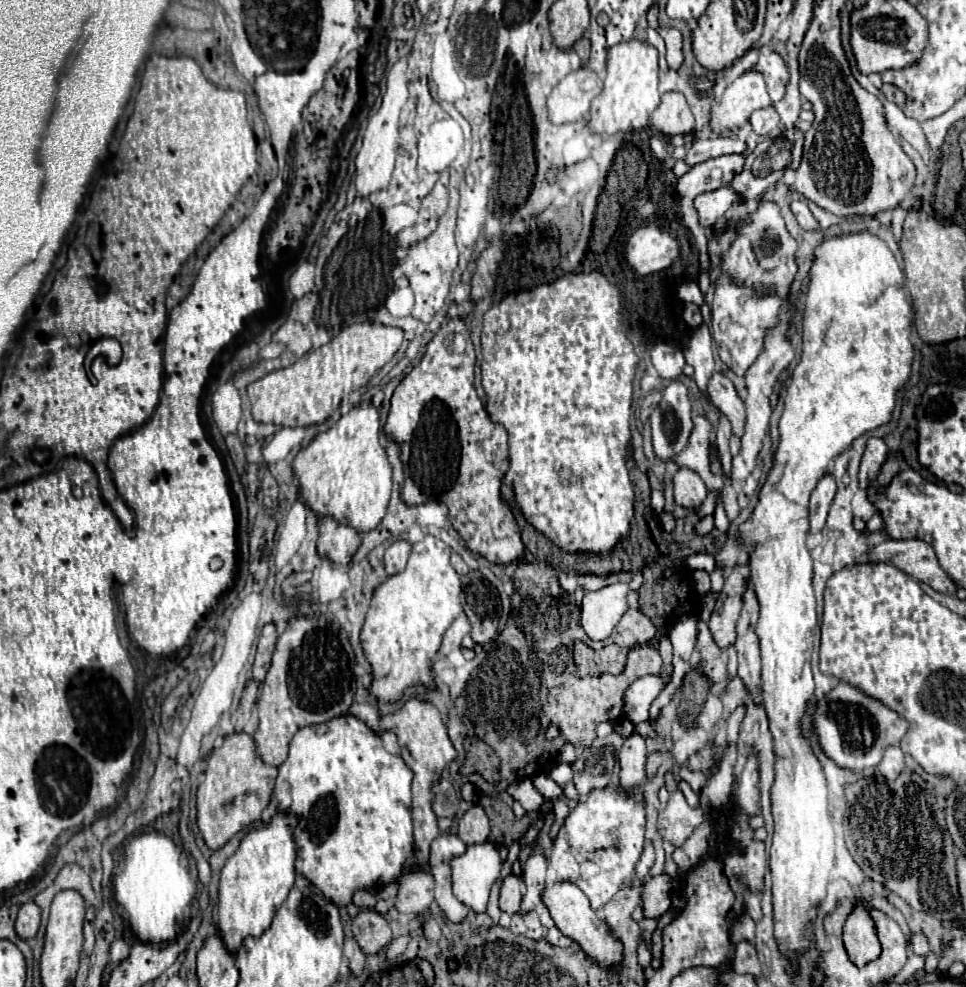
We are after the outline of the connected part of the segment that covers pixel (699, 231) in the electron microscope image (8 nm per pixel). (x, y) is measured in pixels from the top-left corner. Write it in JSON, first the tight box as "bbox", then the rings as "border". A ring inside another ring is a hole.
{"bbox":[678,155,744,295],"border":[[[722,155],[722,157],[716,157],[716,159],[708,159],[704,163],[698,163],[694,165],[686,175],[682,175],[678,179],[678,195],[680,195],[680,203],[682,203],[682,215],[684,215],[684,223],[686,227],[692,231],[694,239],[696,239],[696,249],[700,253],[700,279],[698,279],[698,285],[700,285],[700,291],[706,295],[706,291],[710,289],[710,255],[708,255],[708,239],[706,239],[706,231],[704,227],[698,223],[698,217],[696,213],[692,213],[692,199],[700,193],[706,193],[706,191],[716,191],[720,187],[726,187],[730,185],[732,177],[736,177],[736,173],[740,173],[740,169],[744,169],[744,155]]]}

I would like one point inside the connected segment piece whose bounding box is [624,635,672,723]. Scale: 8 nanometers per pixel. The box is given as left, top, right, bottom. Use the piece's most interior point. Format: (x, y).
(641, 693)

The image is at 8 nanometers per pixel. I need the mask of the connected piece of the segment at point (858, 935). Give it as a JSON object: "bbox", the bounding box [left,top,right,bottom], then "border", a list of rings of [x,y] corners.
{"bbox":[842,903,880,967],"border":[[[860,903],[852,909],[844,923],[842,935],[848,959],[856,967],[864,967],[868,961],[880,957],[880,939],[876,937],[876,923],[872,923],[872,915],[866,903]]]}

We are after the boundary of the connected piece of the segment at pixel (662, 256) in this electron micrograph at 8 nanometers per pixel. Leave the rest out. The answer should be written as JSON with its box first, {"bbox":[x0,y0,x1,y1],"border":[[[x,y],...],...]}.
{"bbox":[626,223,678,275],"border":[[[652,223],[638,227],[626,245],[626,261],[640,275],[650,275],[670,267],[678,255],[678,241]]]}

